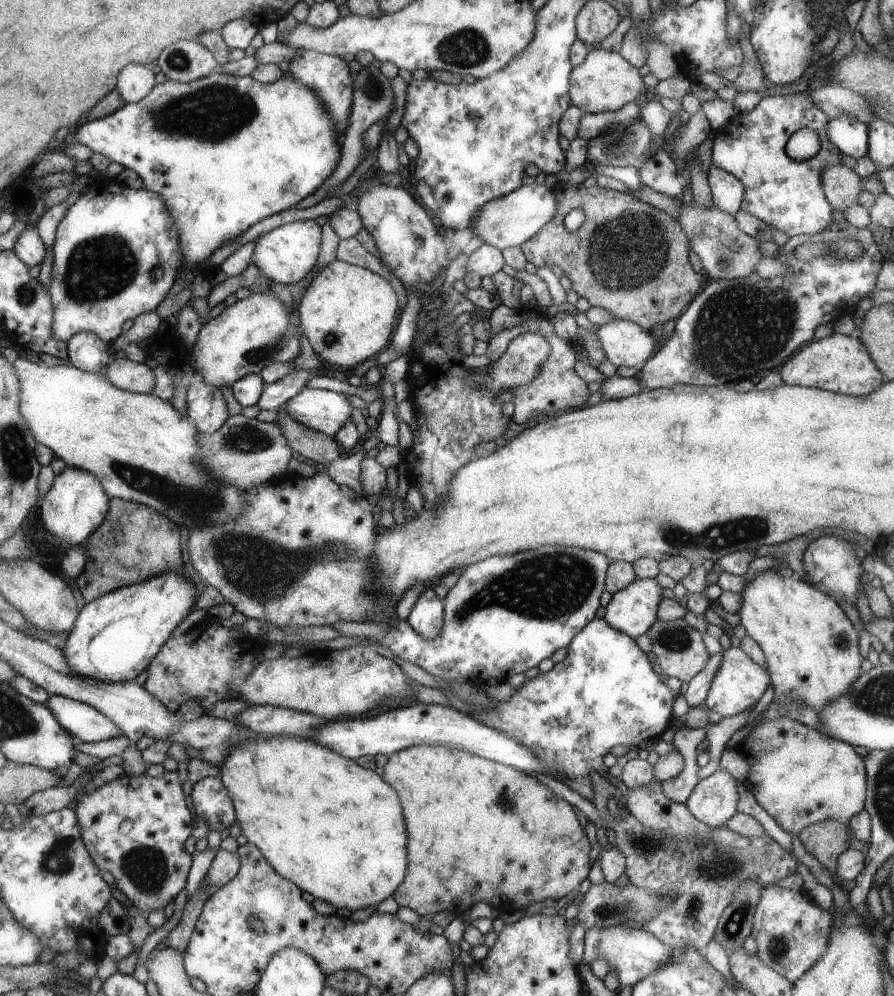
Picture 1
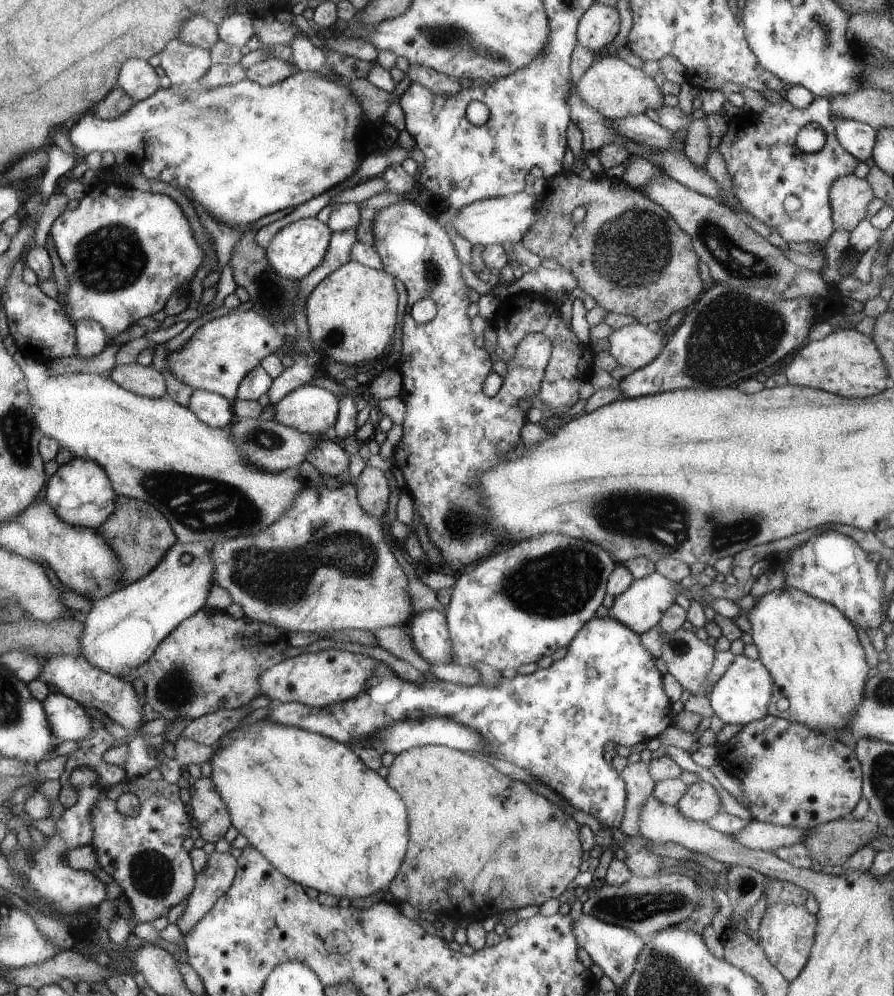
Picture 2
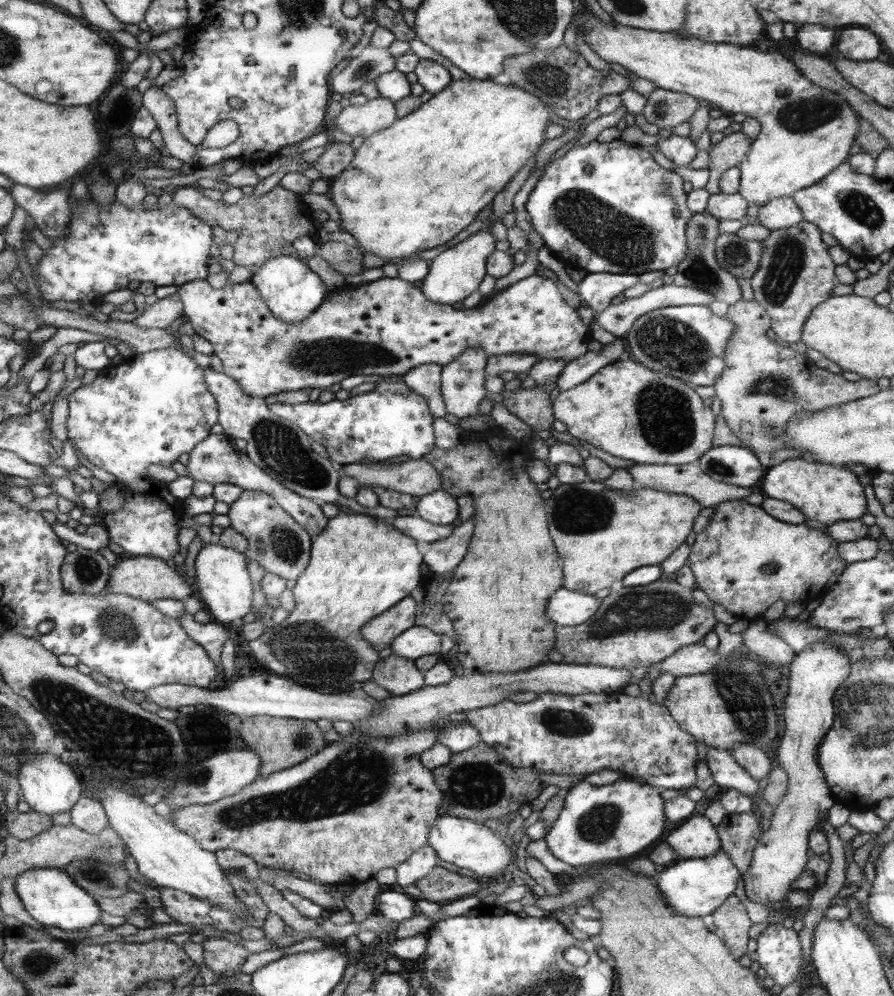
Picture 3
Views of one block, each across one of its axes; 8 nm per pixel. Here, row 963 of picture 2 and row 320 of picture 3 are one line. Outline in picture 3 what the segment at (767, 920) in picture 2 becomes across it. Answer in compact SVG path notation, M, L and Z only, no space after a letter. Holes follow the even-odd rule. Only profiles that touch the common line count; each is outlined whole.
M802 220L798 225L770 231L763 242L760 265L749 278L753 299L762 302L769 311L774 332L780 340L798 342L814 308L832 296L836 264L828 254L828 246L820 238L820 228L813 222Z

